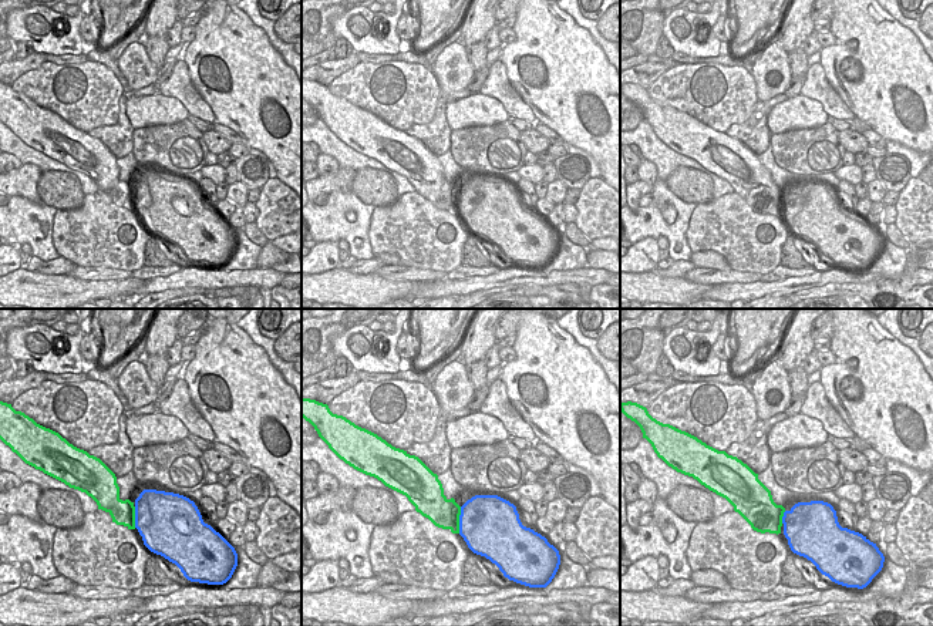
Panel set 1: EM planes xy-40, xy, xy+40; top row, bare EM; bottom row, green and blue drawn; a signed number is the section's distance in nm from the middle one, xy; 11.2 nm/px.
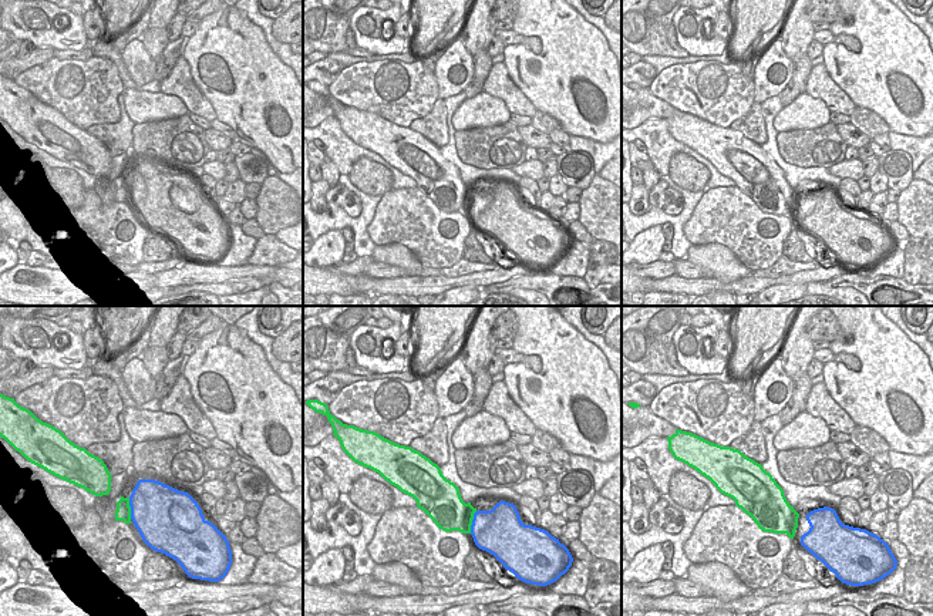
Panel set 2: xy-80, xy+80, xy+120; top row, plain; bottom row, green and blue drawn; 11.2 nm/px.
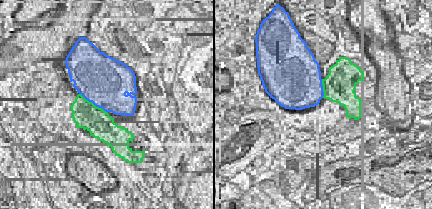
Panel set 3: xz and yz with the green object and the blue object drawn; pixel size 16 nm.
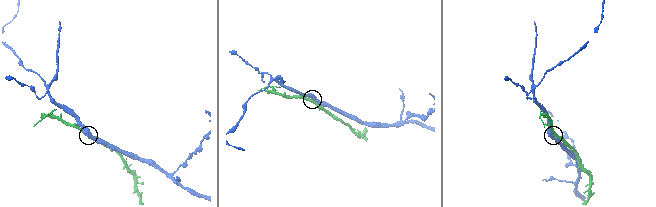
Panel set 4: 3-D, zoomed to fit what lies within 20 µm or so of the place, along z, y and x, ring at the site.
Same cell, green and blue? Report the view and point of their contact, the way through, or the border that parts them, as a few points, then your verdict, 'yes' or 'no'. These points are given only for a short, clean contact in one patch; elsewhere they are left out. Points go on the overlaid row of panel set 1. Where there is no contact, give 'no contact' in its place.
xy (458, 520) | no

